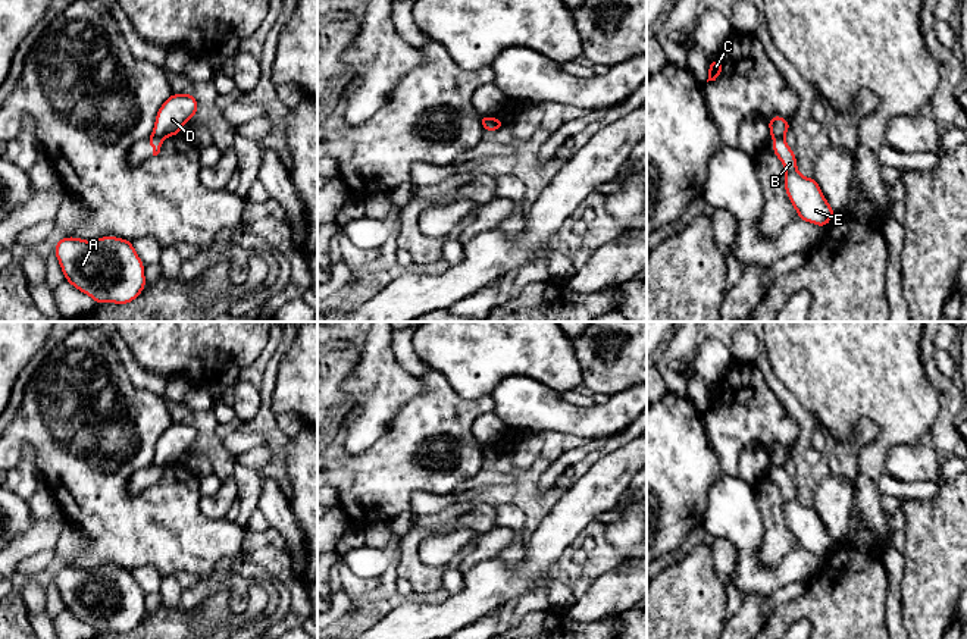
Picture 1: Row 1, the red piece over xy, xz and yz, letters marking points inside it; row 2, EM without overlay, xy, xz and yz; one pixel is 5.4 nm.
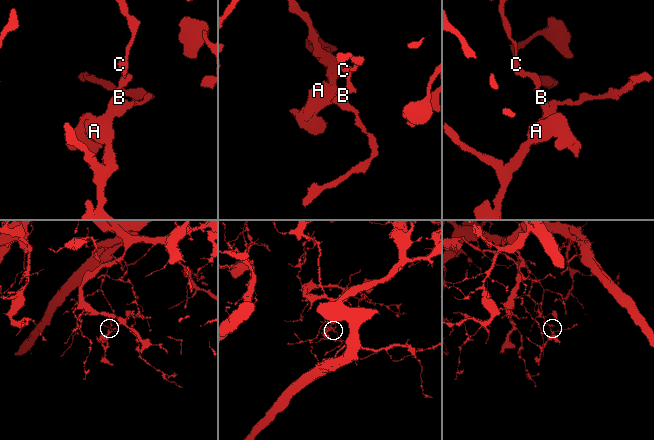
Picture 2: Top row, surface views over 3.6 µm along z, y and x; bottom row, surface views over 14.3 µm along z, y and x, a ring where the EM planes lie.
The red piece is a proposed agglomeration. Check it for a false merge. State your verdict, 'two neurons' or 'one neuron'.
two neurons

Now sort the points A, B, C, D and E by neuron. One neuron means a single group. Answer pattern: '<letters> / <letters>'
A B E / C D

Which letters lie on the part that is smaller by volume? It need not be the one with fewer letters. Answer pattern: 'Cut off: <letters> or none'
Cut off: A, B, E

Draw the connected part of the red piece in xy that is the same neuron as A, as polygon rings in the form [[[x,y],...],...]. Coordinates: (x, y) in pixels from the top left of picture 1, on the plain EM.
[[[68,566],[57,570],[54,583],[66,610],[97,633],[126,633],[145,617],[144,593],[131,570]]]

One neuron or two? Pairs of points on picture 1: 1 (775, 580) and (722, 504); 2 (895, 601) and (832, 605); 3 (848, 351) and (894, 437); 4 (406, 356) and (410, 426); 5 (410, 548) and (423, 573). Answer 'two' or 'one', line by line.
1: one
2: two
3: one
4: two
5: one

